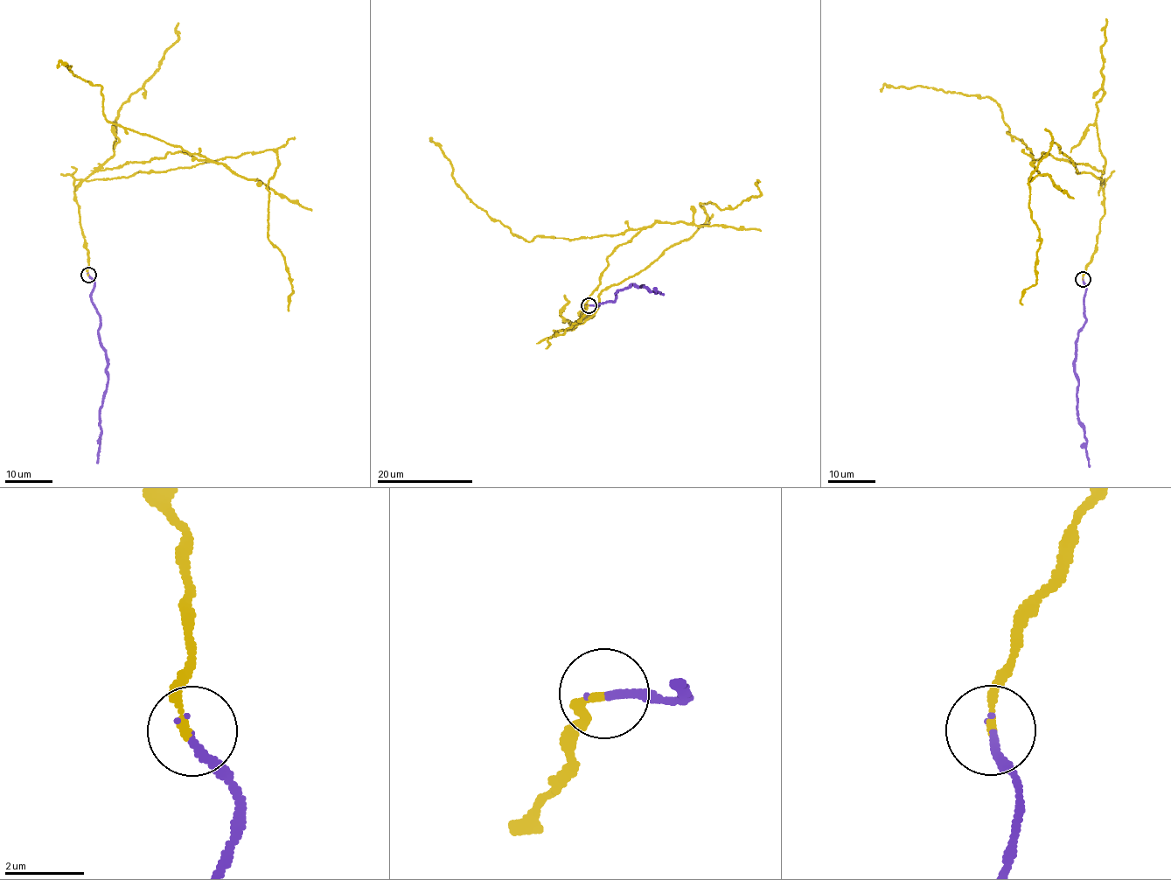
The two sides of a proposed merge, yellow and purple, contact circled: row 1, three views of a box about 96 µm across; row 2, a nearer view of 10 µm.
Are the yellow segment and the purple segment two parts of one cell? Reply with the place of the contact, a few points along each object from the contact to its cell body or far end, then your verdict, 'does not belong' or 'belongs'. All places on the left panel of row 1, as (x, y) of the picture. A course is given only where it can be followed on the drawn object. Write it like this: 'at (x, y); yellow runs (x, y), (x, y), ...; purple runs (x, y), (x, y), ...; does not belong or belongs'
at (88, 275); yellow runs (88, 275), (74, 188), (170, 153), (208, 160), (114, 124), (101, 86), (57, 67); purple runs (88, 275), (94, 282), (90, 301), (101, 324), (98, 335), (107, 363), (108, 384), (99, 422), (96, 463); does not belong

